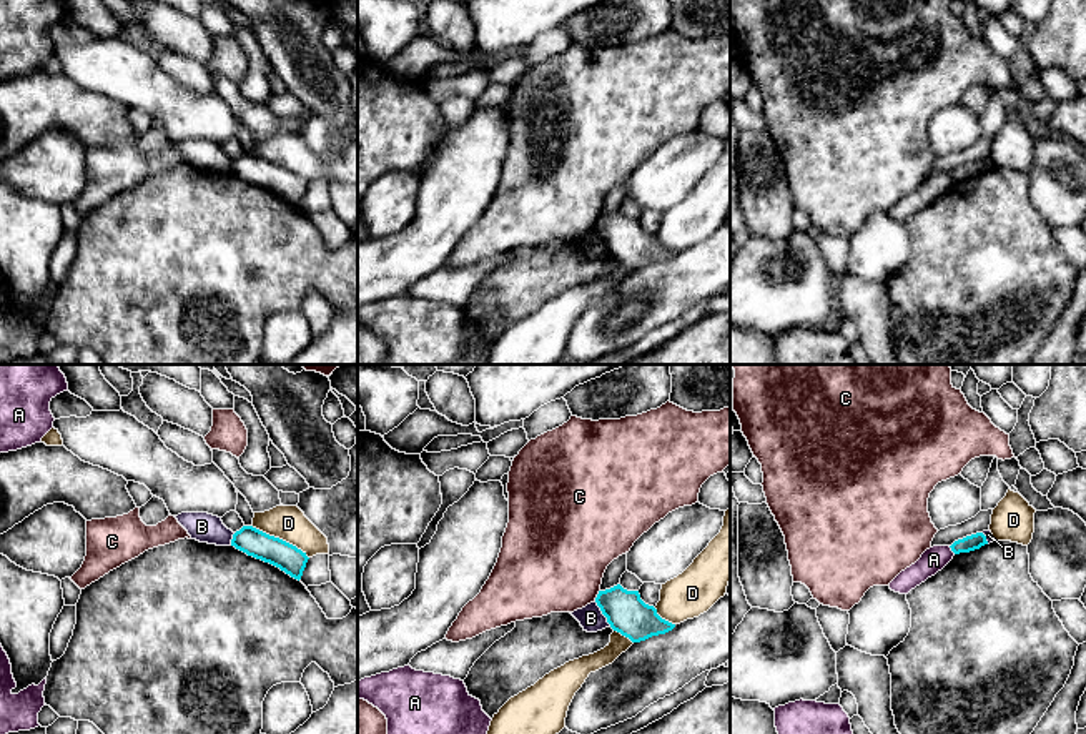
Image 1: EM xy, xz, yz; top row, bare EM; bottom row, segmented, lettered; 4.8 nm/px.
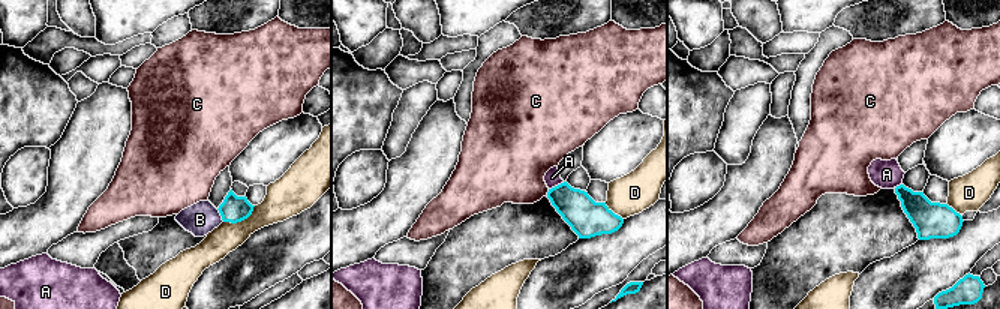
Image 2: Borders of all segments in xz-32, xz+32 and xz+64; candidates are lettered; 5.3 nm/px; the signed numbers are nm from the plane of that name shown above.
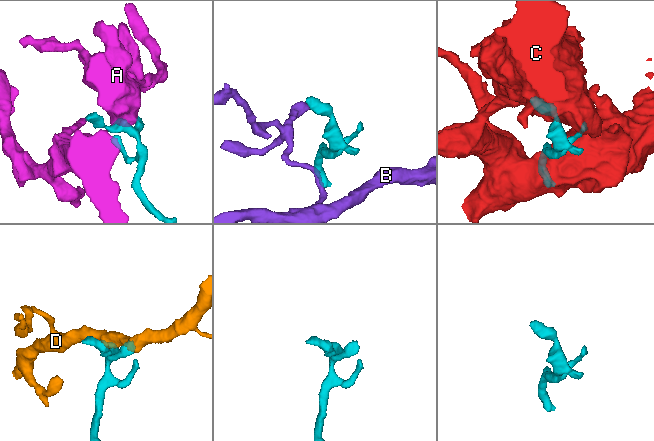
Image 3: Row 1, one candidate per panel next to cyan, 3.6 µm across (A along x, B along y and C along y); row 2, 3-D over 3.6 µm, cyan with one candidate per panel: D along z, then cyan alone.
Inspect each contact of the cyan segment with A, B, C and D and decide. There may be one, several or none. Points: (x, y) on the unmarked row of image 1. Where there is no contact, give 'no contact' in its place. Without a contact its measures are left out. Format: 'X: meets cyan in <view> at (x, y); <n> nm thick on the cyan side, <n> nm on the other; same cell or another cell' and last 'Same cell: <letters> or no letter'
A: meets cyan in yz at (952, 177); 80 nm thick on the cyan side, 120 nm on the other; another cell
B: meets cyan in xz at (602, 240); 200 nm thick on the cyan side, 120 nm on the other; another cell
C: meets cyan in xz at (597, 222); 200 nm thick on the cyan side, 460 nm on the other; another cell
D: meets cyan in xy at (278, 165); 140 nm thick on the cyan side, 170 nm on the other; another cell
Same cell: no letter

